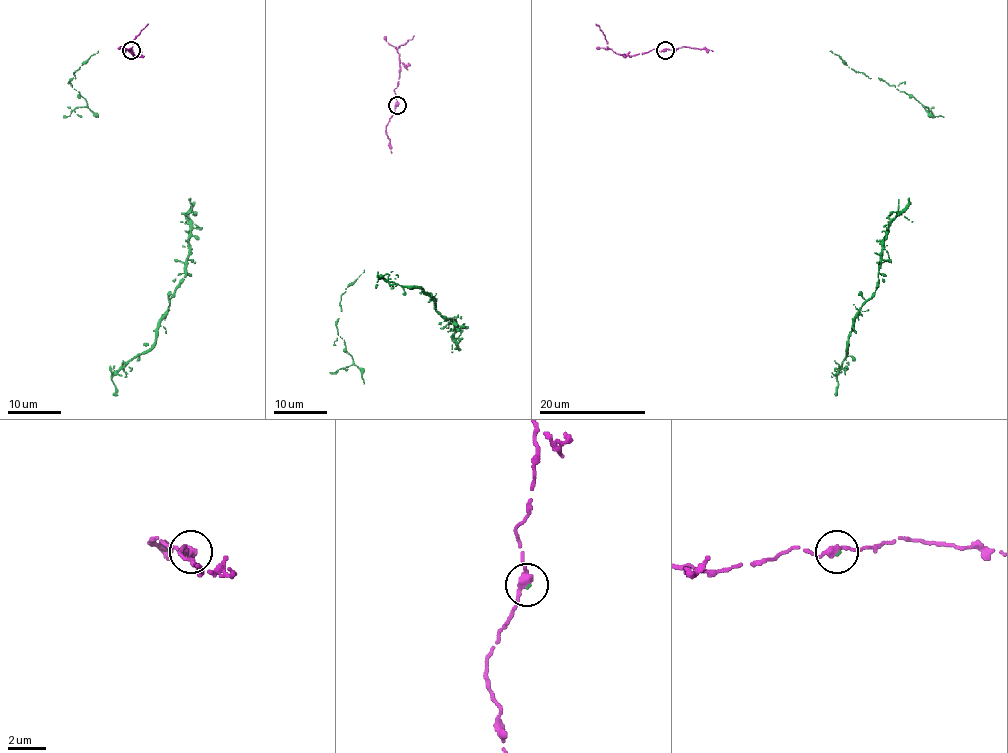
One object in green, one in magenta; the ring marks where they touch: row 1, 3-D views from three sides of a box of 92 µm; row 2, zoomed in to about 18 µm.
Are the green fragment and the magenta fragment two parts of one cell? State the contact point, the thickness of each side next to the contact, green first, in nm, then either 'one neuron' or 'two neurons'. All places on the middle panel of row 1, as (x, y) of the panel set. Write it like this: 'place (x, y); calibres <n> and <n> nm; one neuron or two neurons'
place (397, 105); calibres 70 and 320 nm; one neuron

